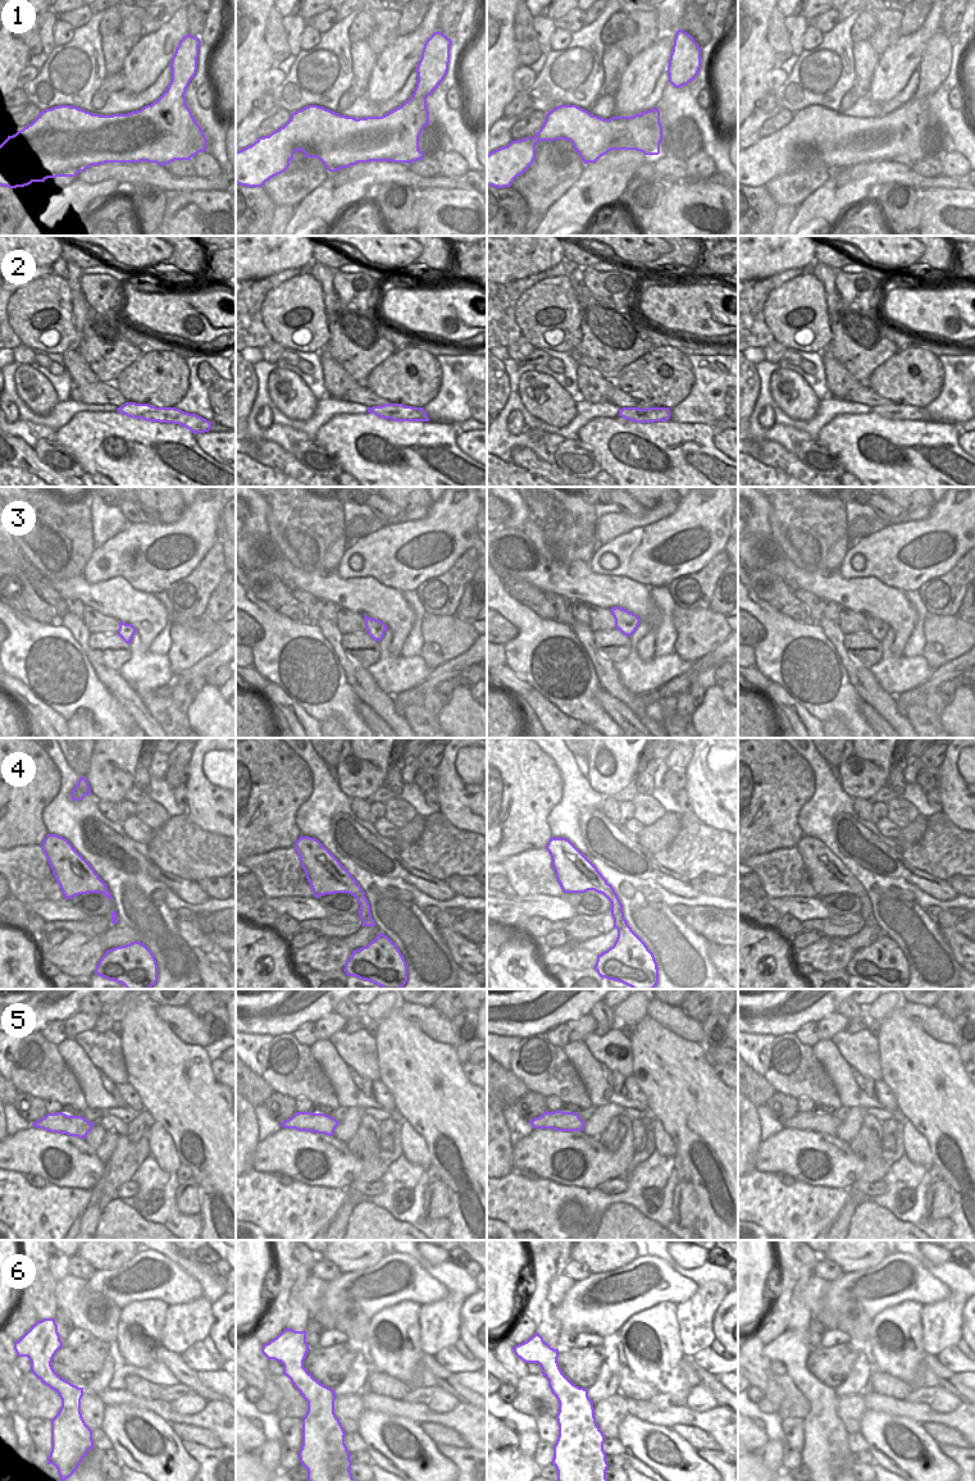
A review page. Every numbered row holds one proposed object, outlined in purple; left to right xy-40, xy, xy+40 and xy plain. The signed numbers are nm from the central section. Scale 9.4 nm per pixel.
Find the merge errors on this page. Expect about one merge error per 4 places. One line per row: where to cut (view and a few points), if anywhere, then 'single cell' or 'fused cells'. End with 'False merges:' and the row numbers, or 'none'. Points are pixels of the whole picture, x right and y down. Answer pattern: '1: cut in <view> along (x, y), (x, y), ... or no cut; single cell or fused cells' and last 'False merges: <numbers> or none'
1: no cut; single cell
2: no cut; single cell
3: no cut; single cell
4: no cut; single cell
5: no cut; single cell
6: no cut; single cell
False merges: none

